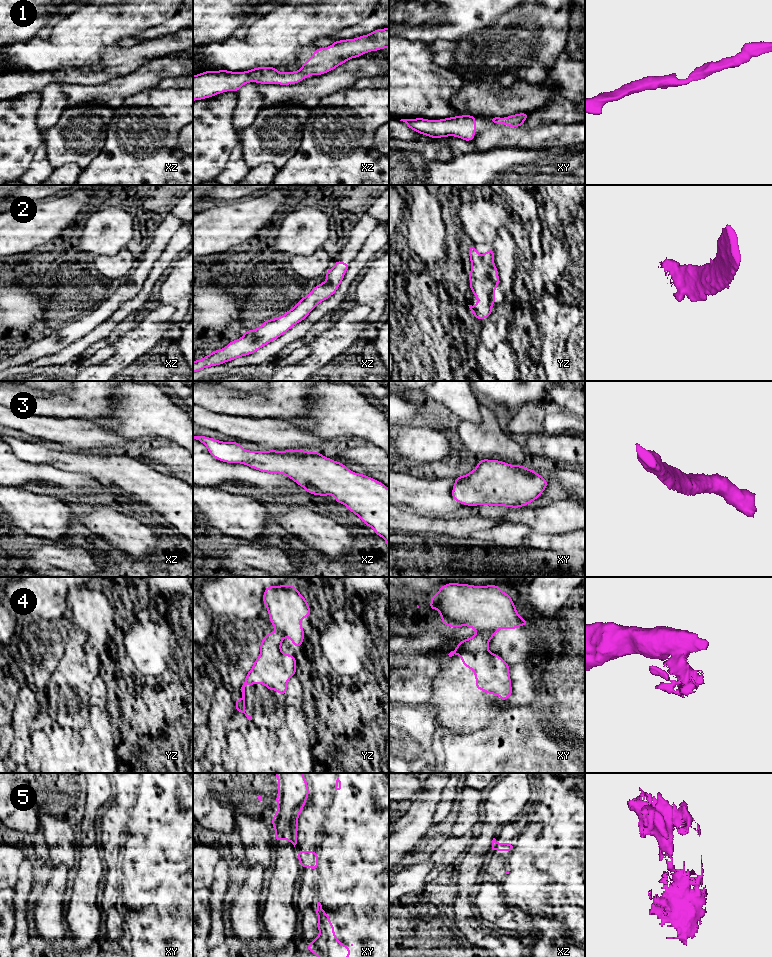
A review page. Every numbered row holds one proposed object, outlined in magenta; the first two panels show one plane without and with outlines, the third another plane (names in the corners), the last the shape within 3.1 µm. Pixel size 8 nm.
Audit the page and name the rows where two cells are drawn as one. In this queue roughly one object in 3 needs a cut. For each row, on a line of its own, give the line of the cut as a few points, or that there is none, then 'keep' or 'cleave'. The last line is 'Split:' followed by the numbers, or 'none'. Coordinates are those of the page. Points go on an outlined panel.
1: cut none; keep
2: cut none; keep
3: cut none; keep
4: cut xy (478, 631), (489, 631), (492, 636); cleave
5: cut xy (299, 851), (298, 857); cleave
Split: 4, 5

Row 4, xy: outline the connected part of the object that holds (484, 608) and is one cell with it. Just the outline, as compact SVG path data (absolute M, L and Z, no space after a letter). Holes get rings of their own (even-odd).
M448 583L443 585L430 600L430 610L437 609L442 618L441 624L451 628L468 626L478 632L490 631L494 637L499 629L514 630L529 624L517 613L510 595L504 593L498 585Z

